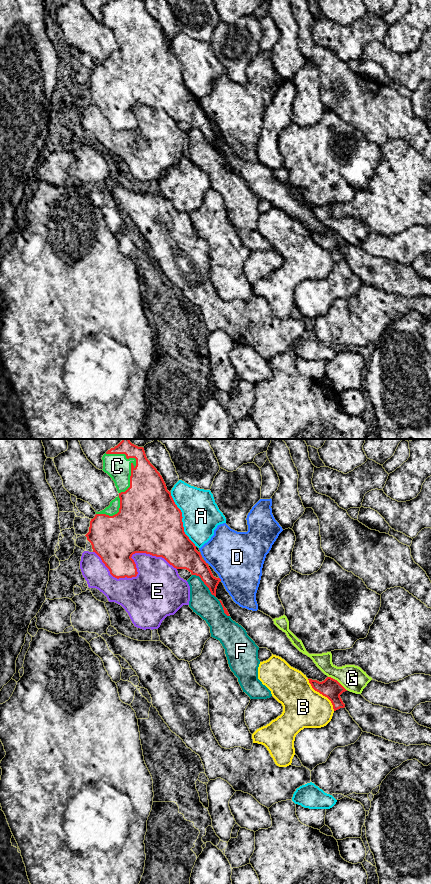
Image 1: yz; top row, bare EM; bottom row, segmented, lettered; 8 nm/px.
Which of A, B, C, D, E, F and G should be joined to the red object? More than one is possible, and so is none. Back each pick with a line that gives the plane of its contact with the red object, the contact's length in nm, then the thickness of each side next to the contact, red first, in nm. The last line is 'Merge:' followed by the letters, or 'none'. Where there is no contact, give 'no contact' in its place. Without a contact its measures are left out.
C: meets red in yz; contact 360 nm long; 300 nm thick on the red side, 200 nm on the other
Merge: C

